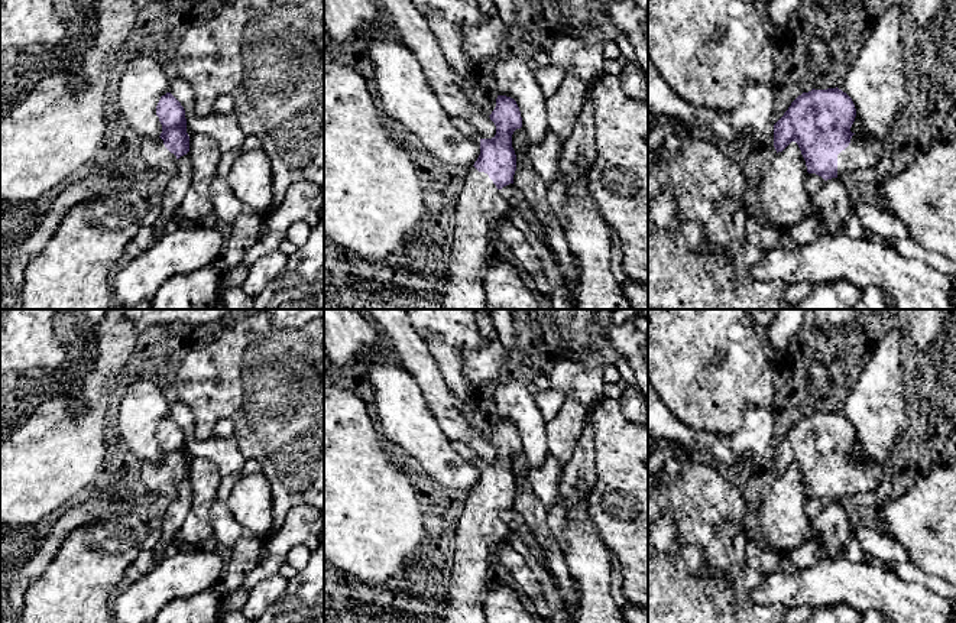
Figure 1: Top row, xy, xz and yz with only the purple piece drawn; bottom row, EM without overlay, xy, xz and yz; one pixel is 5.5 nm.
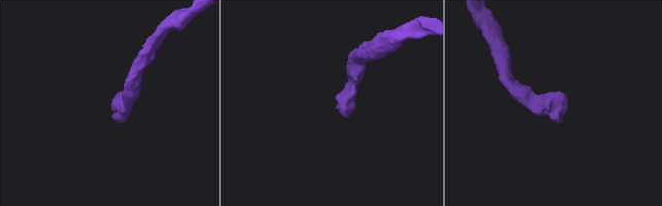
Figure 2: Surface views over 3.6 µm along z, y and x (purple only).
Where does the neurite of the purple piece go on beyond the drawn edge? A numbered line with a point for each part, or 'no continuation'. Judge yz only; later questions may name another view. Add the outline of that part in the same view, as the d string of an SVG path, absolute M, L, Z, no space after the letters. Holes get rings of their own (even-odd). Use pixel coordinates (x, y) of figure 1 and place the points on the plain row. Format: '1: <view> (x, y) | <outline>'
1: yz (864, 474) | M921 452L911 455L904 454L898 465L887 465L868 458L855 457L849 470L837 478L837 502L849 503L849 500L858 493L879 489L884 481L891 480L894 471L908 471L917 477L937 464L942 458L944 458L944 455L924 460Z

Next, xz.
1: xz (479, 528) | M474 490L464 496L443 623L487 623L482 597L492 581L489 555L509 533L487 497Z

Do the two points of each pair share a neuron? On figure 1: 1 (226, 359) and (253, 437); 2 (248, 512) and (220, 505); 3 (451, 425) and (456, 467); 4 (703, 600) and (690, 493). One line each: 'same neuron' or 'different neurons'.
1: same neuron
2: different neurons
3: different neurons
4: same neuron

